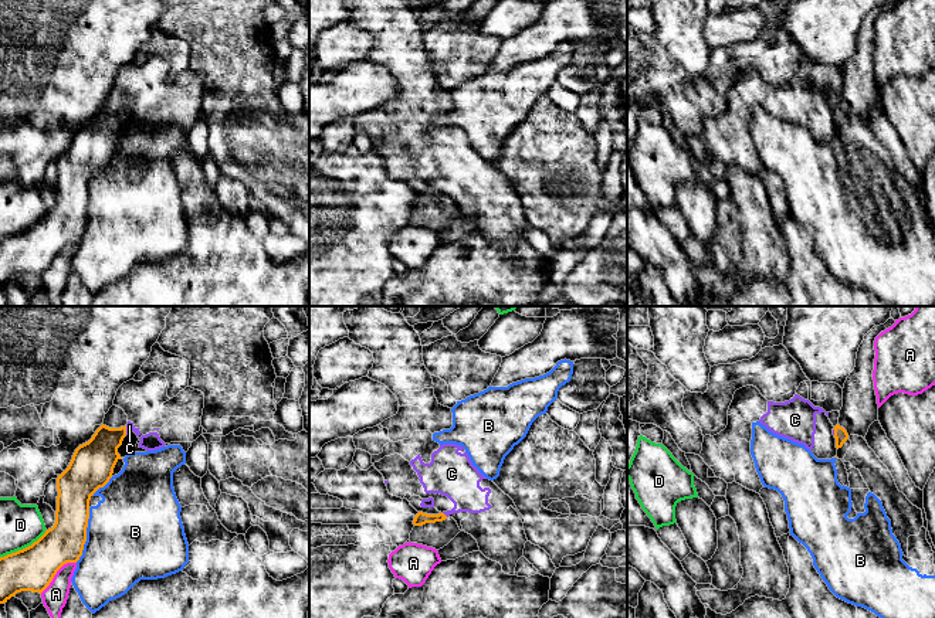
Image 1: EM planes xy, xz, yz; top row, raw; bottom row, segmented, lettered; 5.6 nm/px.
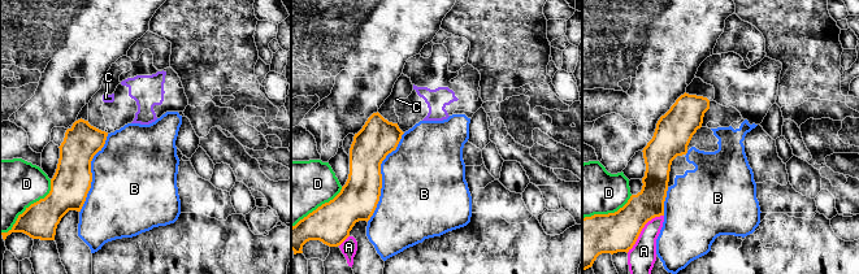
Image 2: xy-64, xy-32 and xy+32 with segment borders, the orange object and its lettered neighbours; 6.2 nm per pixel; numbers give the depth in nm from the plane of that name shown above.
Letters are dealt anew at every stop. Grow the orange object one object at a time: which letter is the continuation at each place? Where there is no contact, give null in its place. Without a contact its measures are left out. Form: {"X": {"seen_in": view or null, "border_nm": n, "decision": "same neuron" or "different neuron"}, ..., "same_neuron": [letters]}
{"A": {"seen_in": "xy", "border_nm": 280, "decision": "different neuron"}, "B": {"seen_in": "xy", "border_nm": 320, "decision": "different neuron"}, "C": {"seen_in": "xz", "border_nm": 40, "decision": "different neuron"}, "D": {"seen_in": "xy", "border_nm": 300, "decision": "different neuron"}, "same_neuron": []}

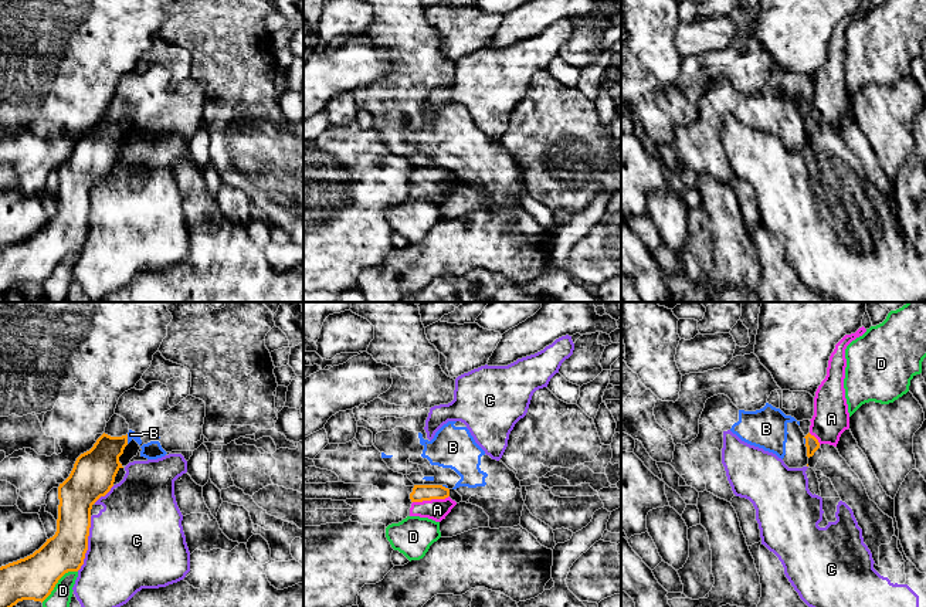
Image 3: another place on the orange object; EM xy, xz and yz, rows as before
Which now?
{"A": {"seen_in": "xz", "border_nm": 220, "decision": "same neuron"}, "B": {"seen_in": "xy", "border_nm": 60, "decision": "different neuron"}, "C": {"seen_in": "xy", "border_nm": 320, "decision": "different neuron"}, "D": {"seen_in": "xy", "border_nm": 280, "decision": "different neuron"}, "same_neuron": ["A"]}

